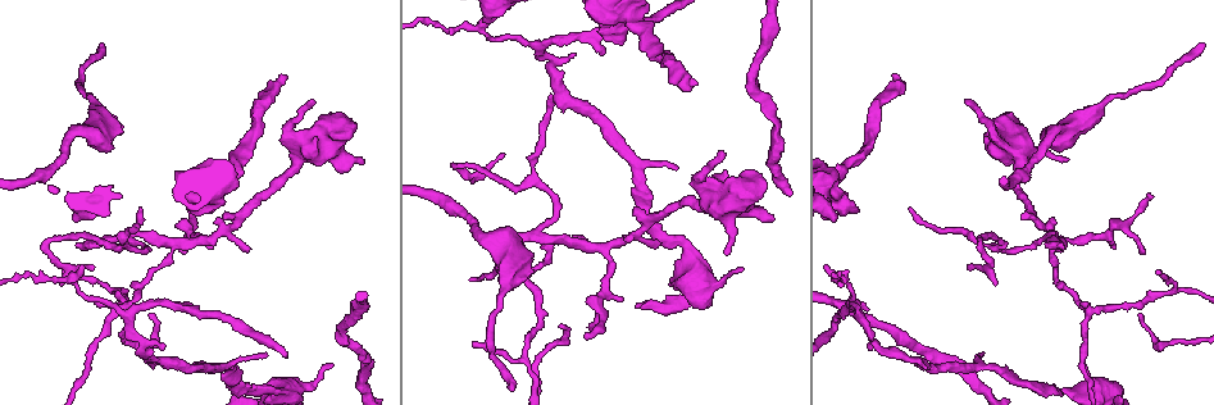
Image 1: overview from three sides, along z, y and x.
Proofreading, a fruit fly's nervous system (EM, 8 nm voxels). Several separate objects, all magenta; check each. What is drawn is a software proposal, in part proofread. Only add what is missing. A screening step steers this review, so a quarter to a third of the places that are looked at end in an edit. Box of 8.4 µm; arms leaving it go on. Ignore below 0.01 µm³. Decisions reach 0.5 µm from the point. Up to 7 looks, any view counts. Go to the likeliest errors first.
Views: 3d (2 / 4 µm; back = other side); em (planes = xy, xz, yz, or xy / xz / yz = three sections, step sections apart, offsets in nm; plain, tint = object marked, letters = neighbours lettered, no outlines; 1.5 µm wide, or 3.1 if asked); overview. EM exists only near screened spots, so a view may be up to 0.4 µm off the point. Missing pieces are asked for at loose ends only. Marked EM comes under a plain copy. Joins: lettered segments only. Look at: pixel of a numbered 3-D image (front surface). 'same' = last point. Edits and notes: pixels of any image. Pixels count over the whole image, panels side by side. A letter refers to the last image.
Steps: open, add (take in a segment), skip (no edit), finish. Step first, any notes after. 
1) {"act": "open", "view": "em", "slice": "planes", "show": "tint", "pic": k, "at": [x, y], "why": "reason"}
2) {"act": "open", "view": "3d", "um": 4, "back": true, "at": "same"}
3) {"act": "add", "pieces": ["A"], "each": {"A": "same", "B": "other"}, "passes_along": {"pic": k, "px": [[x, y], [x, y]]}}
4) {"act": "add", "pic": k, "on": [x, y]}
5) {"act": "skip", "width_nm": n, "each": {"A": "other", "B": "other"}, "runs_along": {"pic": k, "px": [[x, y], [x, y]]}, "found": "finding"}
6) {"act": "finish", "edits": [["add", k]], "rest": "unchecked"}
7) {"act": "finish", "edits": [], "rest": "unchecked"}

{"act": "open", "view": "em", "slice": "yz", "step": 4, "show": "letters", "pic": 1, "at": [897, 78], "why": "long arm stops here"}

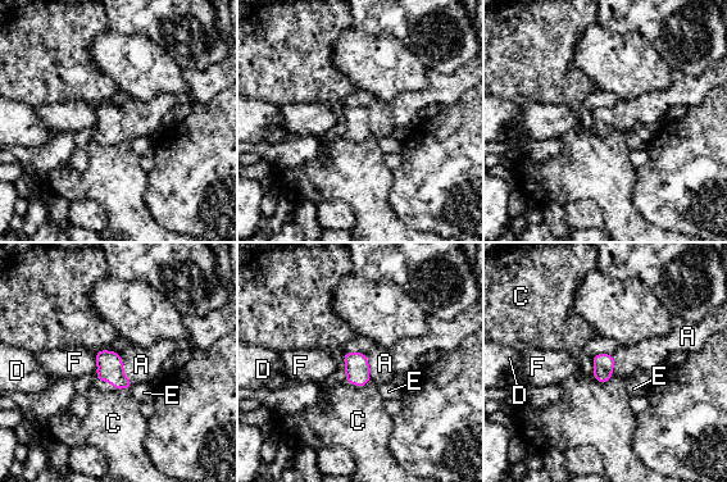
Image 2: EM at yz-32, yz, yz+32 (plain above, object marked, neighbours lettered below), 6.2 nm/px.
{"act": "add", "pieces": ["A"], "width_nm": 130, "each": {"A": "same", "C": "other", "D": "other", "E": "other", "F": "other"}, "passes_along": {"pic": 2, "px": [[109, 365], [123, 369], [141, 364]]}, "found": "it goes on there"}

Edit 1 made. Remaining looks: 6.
{"act": "open", "view": "overview", "why": "redraw"}

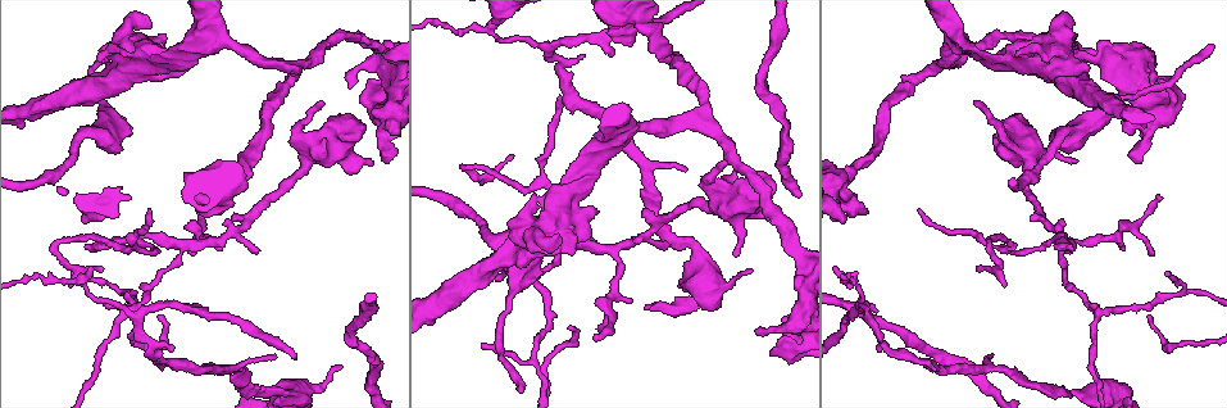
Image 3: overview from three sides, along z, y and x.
{"act": "open", "view": "3d", "um": 2, "pic": 3, "at": [918, 212], "why": "branch stops here"}

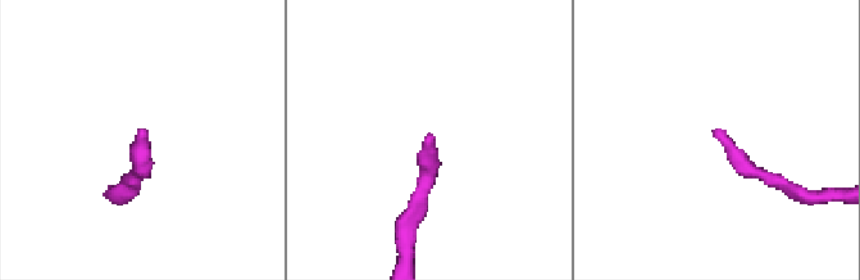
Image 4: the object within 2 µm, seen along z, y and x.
{"act": "open", "view": "em", "slice": "planes", "show": "letters", "pic": 4, "at": [714, 136]}

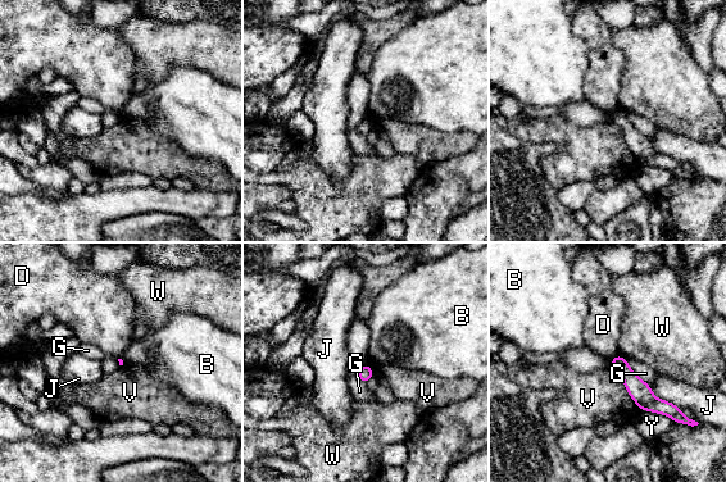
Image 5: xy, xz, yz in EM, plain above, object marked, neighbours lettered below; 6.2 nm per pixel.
{"act": "skip", "longest_contact_nm": ["V", 320], "each": {"B": "other", "D": "other", "G": "other", "J": "other", "V": "other", "W": "other", "Y": "other"}, "border": {"pic": 5, "px": [[612, 367], [640, 409]]}, "found": "no lettered segment goes on from it"}

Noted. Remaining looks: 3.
{"act": "open", "view": "3d", "um": 2, "pic": 3, "at": [1069, 245], "why": "branch stops here"}

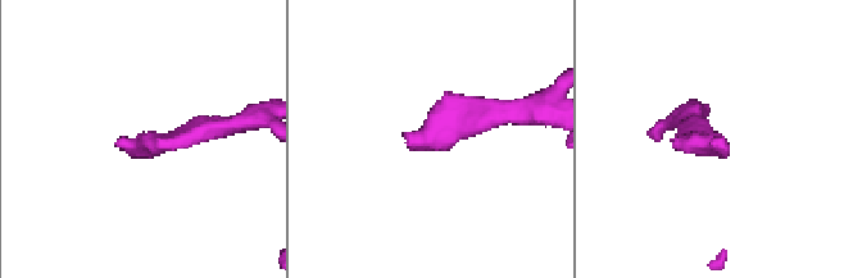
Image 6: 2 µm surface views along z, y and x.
{"act": "open", "view": "em", "slice": "xy", "step": 8, "show": "tint", "pic": 6, "at": [717, 141], "why": "now the EM"}

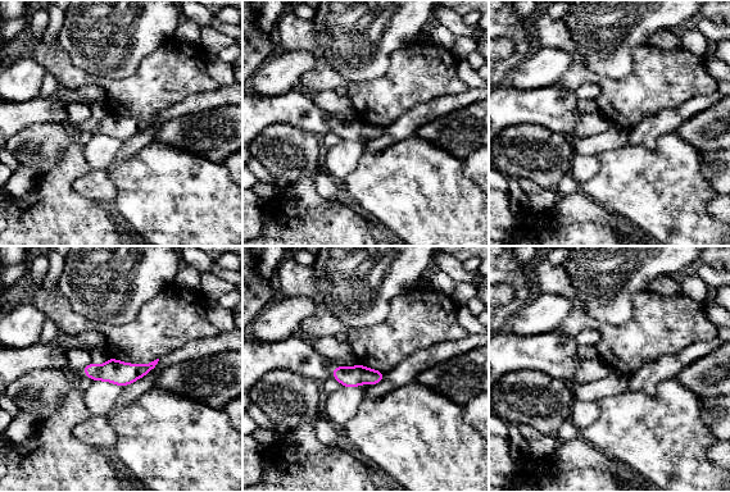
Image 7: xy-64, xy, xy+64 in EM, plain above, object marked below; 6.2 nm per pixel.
{"act": "open", "view": "em", "slice": "planes", "show": "letters", "at": "same"}

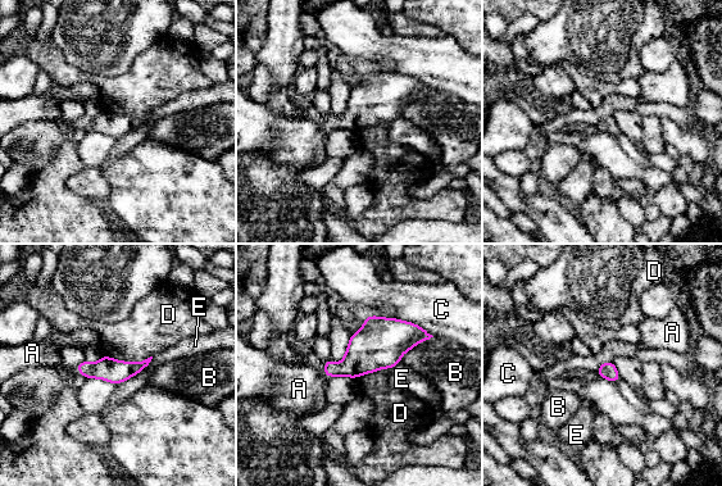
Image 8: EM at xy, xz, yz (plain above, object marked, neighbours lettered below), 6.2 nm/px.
{"act": "add", "pieces": ["A"], "each": {"A": "same", "B": "other", "C": "other", "D": "other", "E": "other"}, "passes_along": {"pic": 8, "px": [[360, 357], [325, 373], [299, 389]]}, "found": "it goes on there"}

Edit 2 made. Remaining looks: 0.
{"act": "finish", "edits": [["add", 2], ["add", 8]], "rest": "unchecked"}

